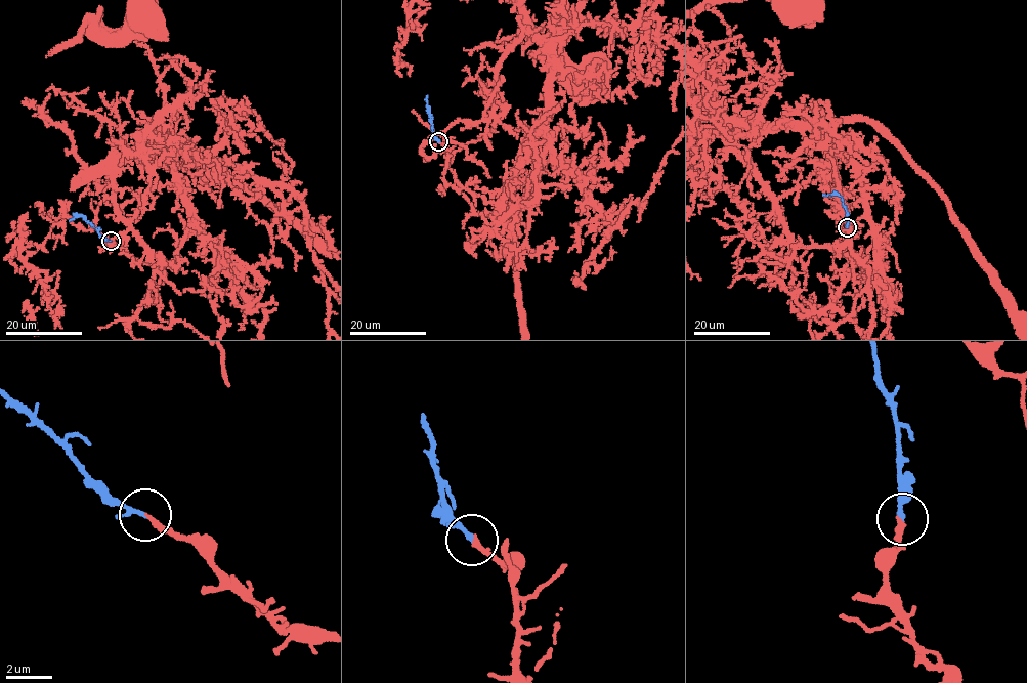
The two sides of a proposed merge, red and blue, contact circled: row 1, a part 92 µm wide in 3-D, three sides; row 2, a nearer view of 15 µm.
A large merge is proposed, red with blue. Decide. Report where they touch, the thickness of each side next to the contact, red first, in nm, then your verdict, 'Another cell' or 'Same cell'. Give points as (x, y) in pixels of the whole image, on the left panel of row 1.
Place: (111, 241). Thickness 200 nm (red) against 140 nm. Same cell

